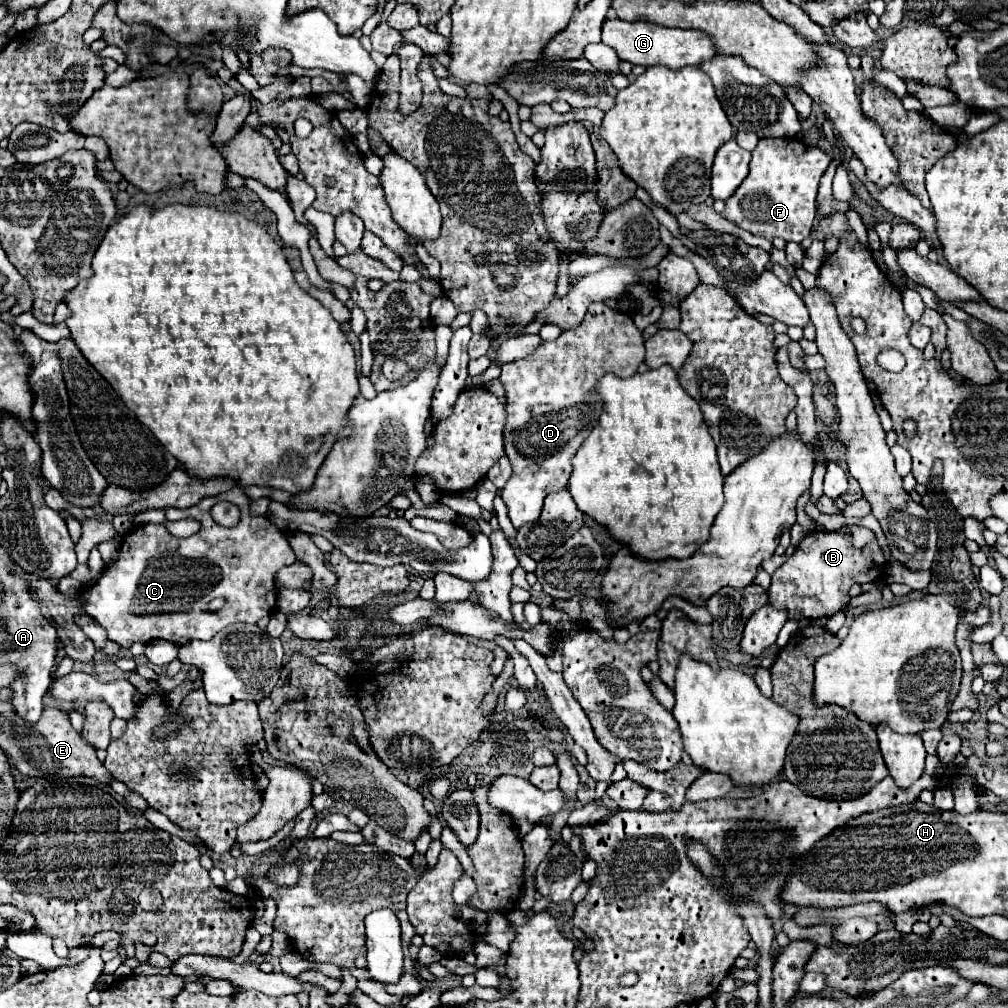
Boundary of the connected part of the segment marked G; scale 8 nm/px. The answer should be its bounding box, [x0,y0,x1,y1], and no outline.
[603,19,715,69]

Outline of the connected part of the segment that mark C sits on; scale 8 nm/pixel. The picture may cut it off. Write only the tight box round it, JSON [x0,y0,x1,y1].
[79,487,295,649]

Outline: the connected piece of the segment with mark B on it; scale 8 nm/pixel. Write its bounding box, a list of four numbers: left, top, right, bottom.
[769,531,887,621]

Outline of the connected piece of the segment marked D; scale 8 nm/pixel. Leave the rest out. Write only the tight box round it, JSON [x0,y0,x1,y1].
[501,303,645,529]

